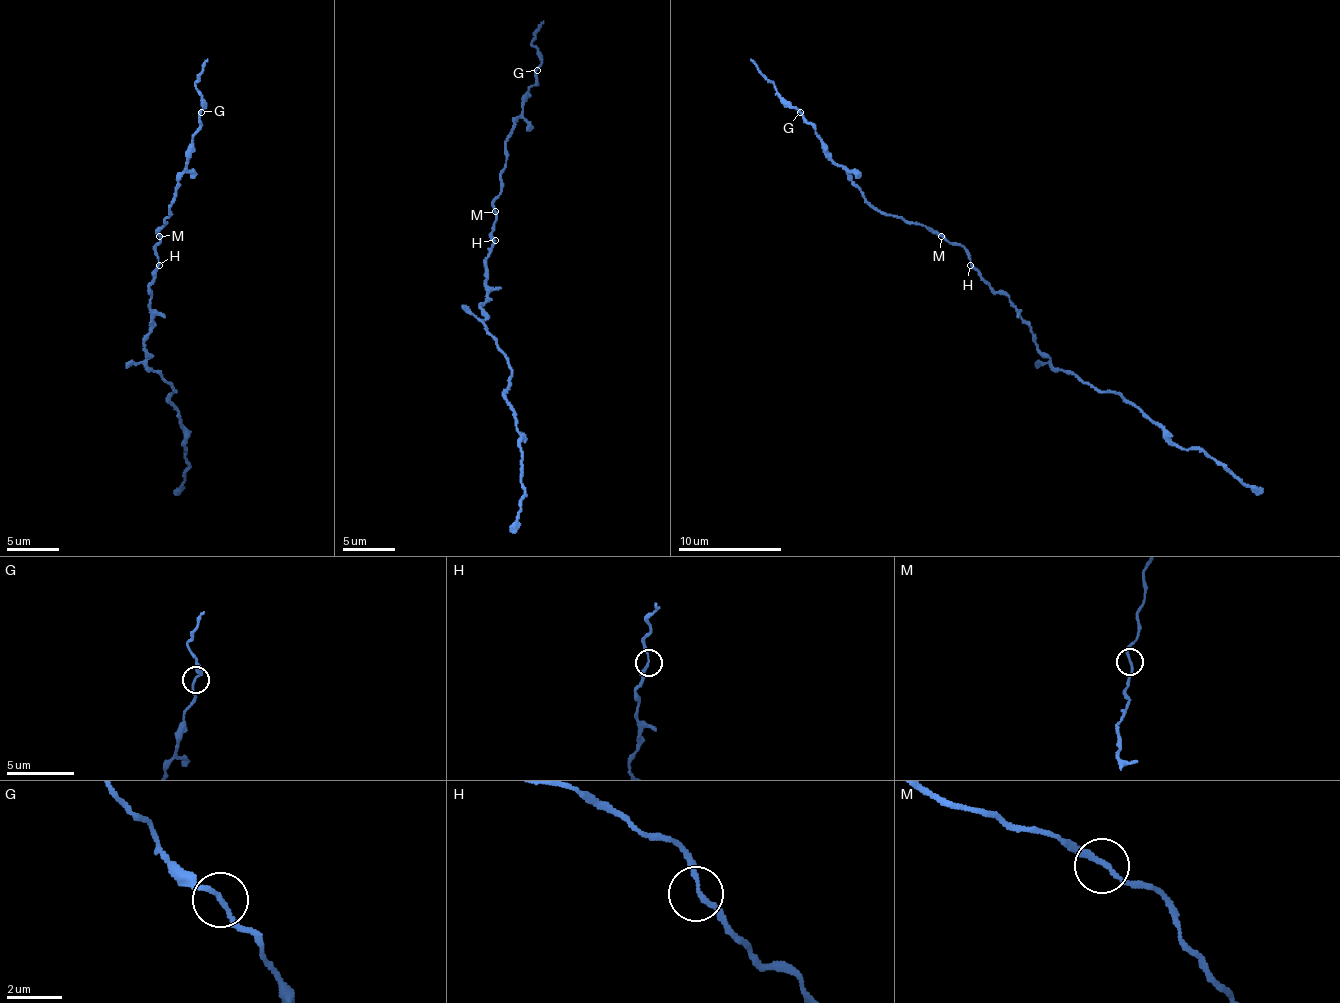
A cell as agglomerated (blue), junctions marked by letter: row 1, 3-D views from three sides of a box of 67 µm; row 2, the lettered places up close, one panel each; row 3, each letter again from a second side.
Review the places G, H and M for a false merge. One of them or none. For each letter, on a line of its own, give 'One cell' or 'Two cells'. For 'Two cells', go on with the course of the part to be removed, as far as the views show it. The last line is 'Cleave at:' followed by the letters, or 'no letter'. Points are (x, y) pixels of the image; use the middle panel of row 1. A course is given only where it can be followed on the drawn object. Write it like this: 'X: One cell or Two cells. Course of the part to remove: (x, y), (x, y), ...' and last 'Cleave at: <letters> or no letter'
G: Two cells. Course of the part to remove: (536, 69), (541, 59), (531, 41), (544, 20)
H: One cell
M: One cell
Cleave at: G

